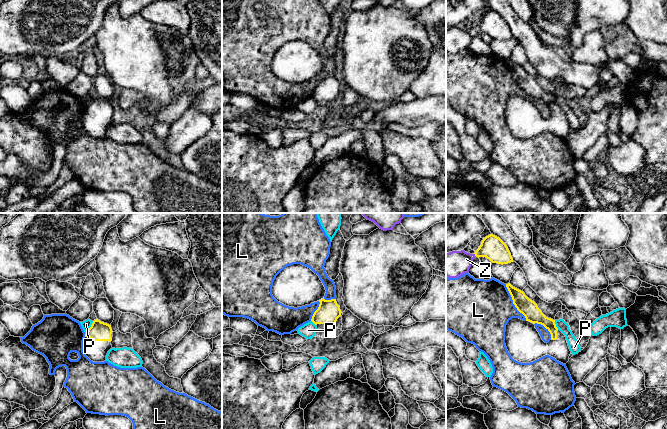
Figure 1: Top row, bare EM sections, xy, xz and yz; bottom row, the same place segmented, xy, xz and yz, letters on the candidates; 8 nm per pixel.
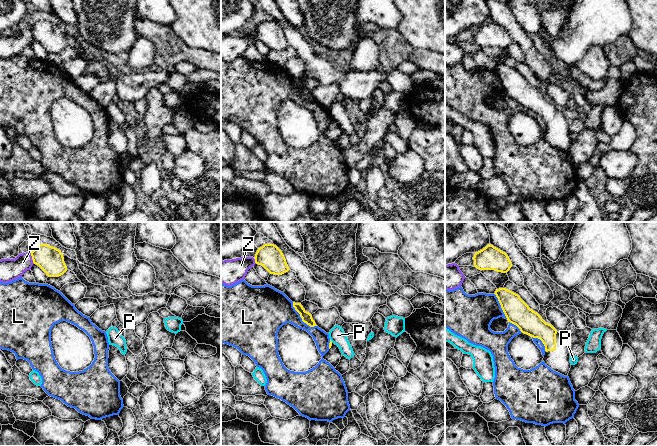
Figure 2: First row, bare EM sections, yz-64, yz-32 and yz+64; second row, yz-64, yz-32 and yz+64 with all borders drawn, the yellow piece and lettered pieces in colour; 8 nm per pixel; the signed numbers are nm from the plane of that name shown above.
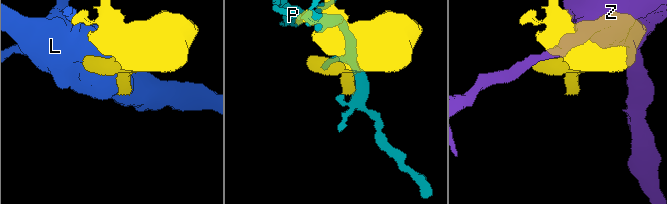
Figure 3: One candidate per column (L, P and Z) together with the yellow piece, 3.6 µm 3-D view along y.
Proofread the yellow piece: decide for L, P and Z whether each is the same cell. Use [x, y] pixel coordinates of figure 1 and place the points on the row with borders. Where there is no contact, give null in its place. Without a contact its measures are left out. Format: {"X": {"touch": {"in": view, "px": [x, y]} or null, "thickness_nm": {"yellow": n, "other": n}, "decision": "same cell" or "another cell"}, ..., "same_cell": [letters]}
{"L": {"touch": {"in": "yz", "px": [513, 302]}, "thickness_nm": {"yellow": 140, "other": 460}, "decision": "another cell"}, "P": {"touch": {"in": "xy", "px": [89, 328]}, "thickness_nm": {"yellow": 160, "other": 70}, "decision": "another cell"}, "Z": {"touch": {"in": "yz", "px": [475, 255]}, "thickness_nm": {"yellow": 190, "other": 200}, "decision": "another cell"}, "same_cell": []}

